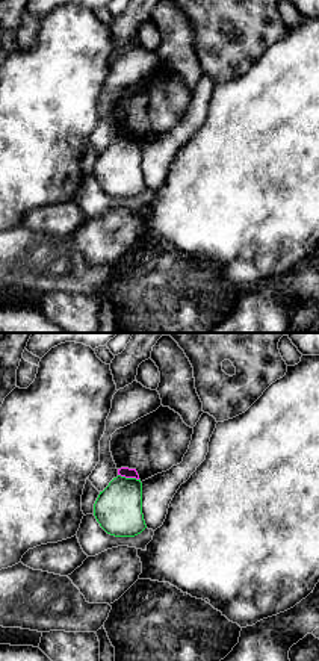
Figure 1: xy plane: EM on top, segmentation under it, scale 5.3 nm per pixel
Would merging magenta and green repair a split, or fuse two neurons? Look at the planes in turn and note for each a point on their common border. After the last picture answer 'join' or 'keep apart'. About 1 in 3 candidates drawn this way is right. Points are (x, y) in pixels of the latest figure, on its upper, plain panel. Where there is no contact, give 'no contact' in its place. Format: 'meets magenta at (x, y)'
meets magenta at (129, 138)

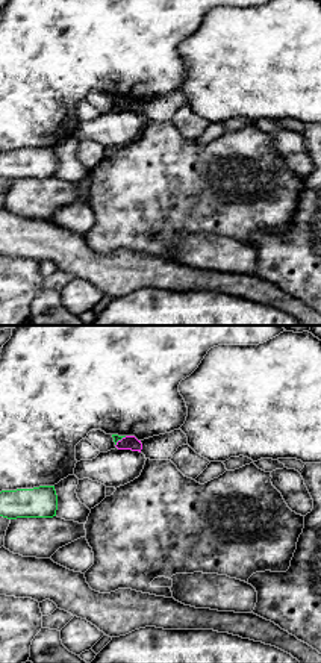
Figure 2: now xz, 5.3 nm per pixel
meets magenta at (121, 100)

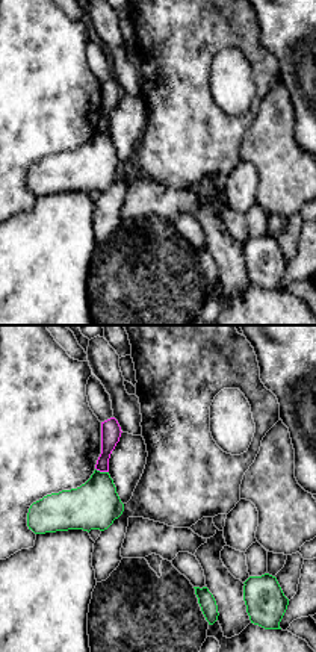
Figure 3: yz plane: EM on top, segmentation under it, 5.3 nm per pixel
meets magenta at (102, 132)

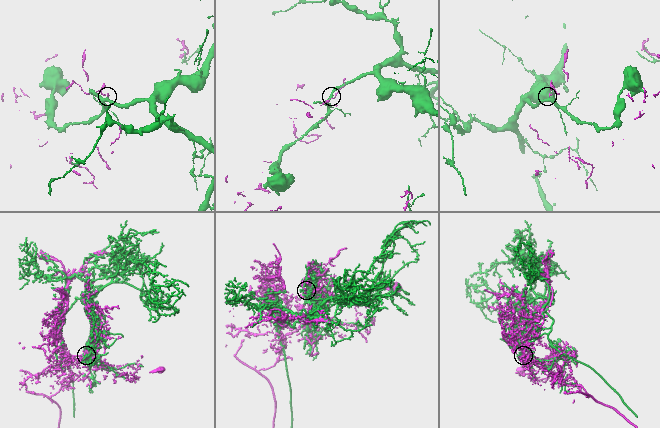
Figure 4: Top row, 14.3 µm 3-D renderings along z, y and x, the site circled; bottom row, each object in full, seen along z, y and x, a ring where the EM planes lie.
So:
keep apart

